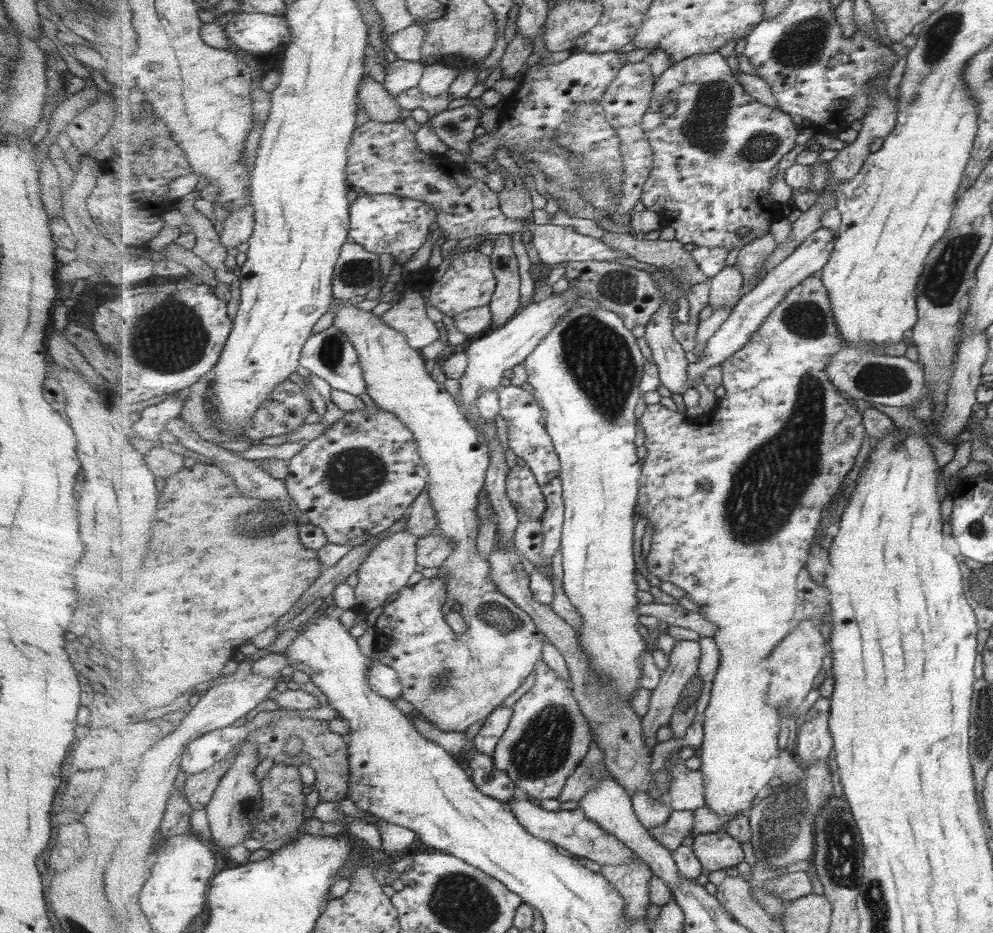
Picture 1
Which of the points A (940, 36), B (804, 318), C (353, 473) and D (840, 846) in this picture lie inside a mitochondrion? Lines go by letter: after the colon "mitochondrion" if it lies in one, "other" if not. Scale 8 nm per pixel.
A: mitochondrion
B: mitochondrion
C: mitochondrion
D: mitochondrion

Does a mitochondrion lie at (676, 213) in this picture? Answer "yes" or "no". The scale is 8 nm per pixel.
no

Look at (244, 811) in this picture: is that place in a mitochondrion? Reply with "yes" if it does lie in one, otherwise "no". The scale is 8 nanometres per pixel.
yes

